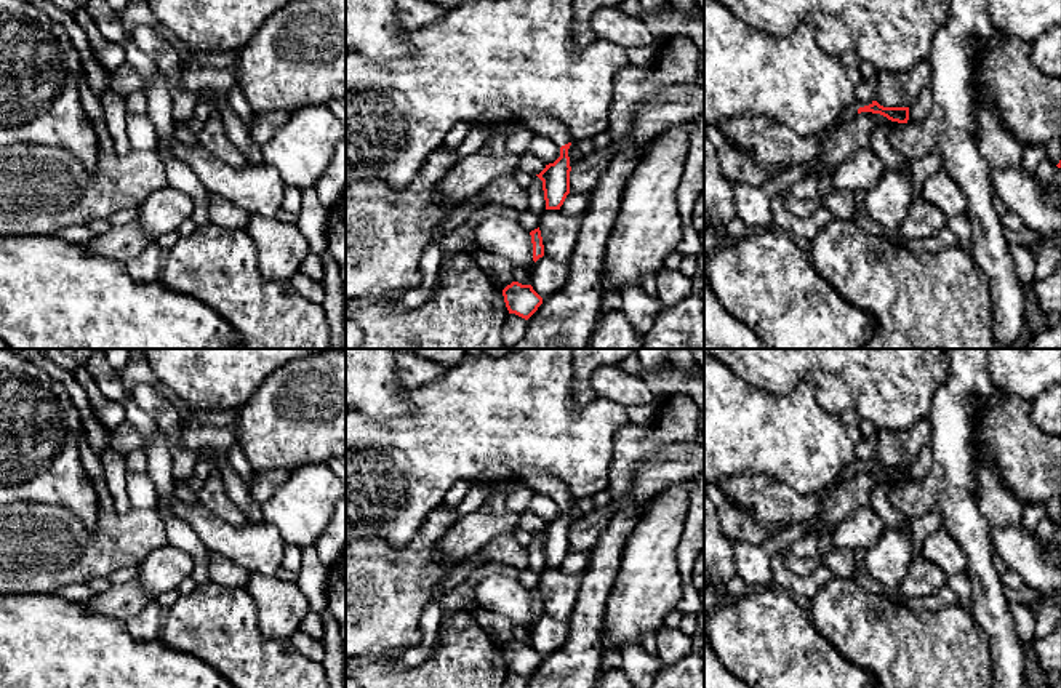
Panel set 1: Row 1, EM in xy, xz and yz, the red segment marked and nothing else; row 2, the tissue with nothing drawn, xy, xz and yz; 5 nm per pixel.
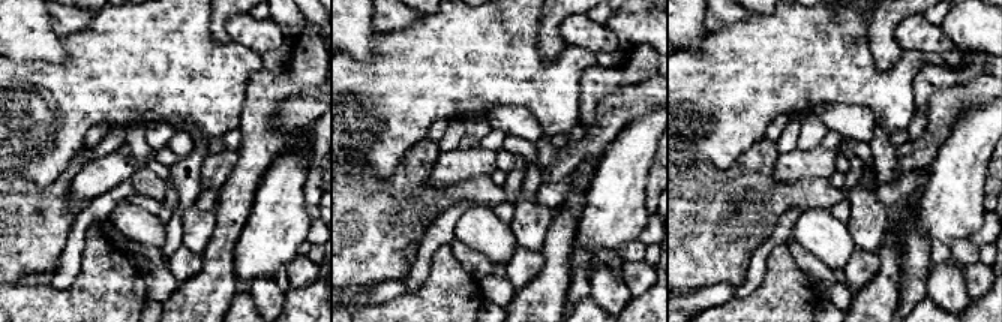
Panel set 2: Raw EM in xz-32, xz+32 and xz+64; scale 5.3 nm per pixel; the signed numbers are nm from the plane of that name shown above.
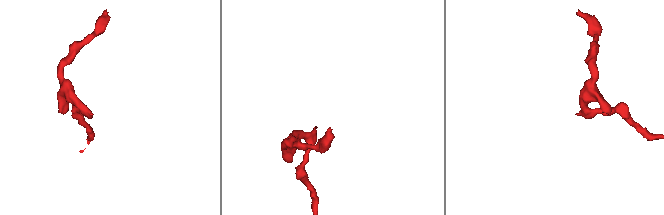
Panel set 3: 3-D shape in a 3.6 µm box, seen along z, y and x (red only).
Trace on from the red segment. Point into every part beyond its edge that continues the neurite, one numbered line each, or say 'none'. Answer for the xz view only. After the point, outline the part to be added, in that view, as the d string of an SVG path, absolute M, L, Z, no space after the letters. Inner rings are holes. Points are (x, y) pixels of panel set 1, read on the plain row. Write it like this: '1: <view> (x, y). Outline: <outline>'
1: xz (544, 484). Outline: M526 472L514 483L530 488L535 494L549 496L559 506L573 501L573 496L570 494L567 485L549 472Z

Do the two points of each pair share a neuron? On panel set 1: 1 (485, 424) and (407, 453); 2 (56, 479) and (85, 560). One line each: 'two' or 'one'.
1: one
2: two

